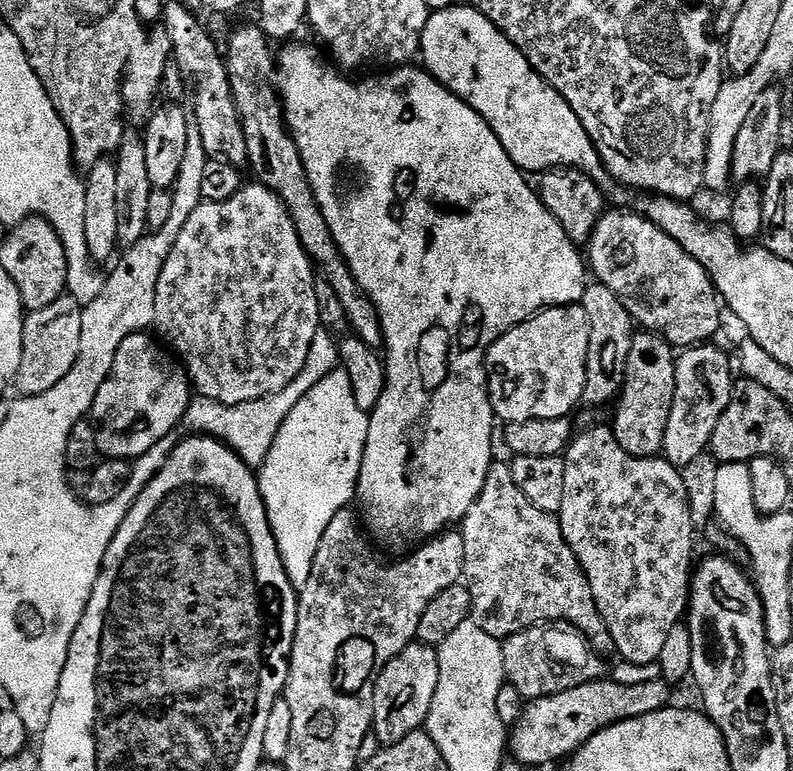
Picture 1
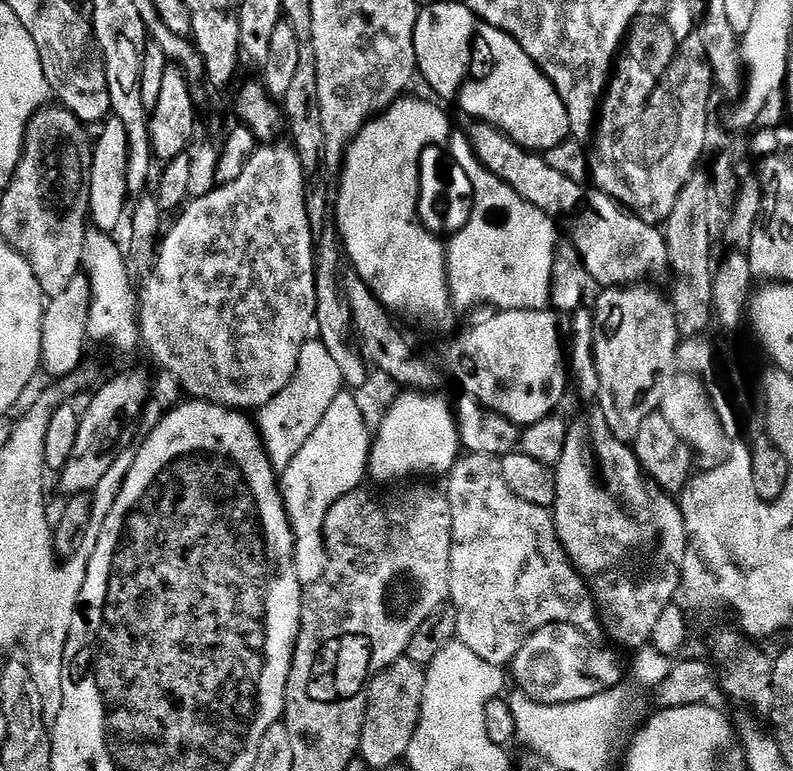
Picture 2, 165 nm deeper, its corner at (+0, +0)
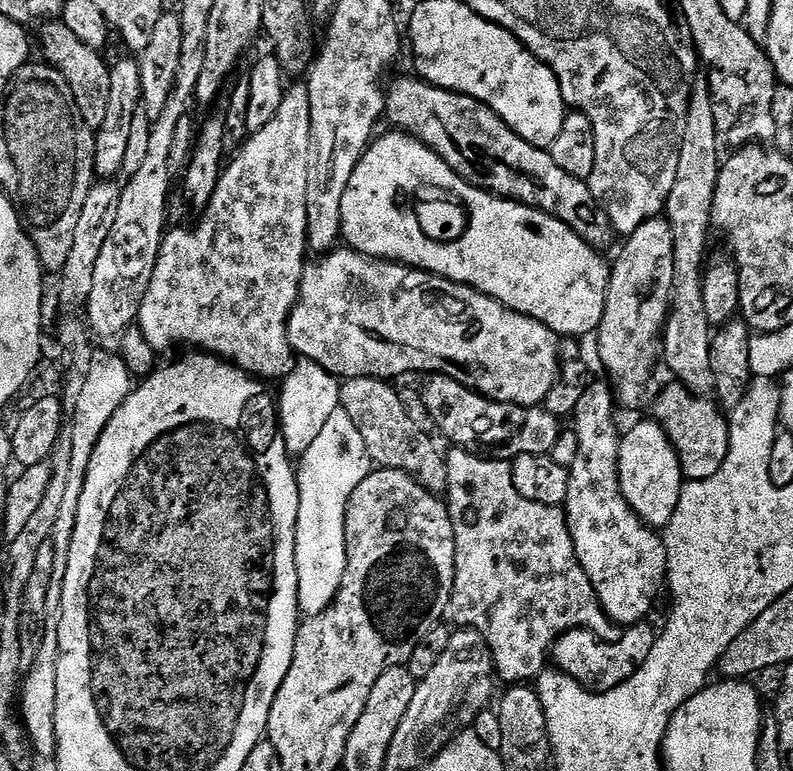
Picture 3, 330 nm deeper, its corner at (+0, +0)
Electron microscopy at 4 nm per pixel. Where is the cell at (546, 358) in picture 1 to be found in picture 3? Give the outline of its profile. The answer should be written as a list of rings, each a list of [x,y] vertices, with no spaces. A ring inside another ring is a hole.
[[[347,246],[337,247],[335,250],[321,255],[316,261],[305,263],[302,286],[298,294],[298,302],[288,319],[288,337],[293,353],[297,357],[313,360],[318,366],[322,366],[332,376],[353,380],[354,378],[374,378],[375,380],[391,381],[392,376],[404,376],[407,372],[424,372],[423,374],[439,374],[454,378],[460,384],[473,389],[482,396],[489,396],[491,400],[497,400],[503,404],[517,404],[523,408],[535,408],[543,405],[544,399],[550,394],[550,390],[556,385],[560,375],[561,341],[556,333],[551,332],[542,322],[538,322],[529,316],[523,316],[509,308],[499,304],[491,296],[485,296],[468,284],[455,284],[453,280],[447,280],[445,276],[436,276],[432,272],[423,272],[420,268],[409,268],[407,264],[397,264],[394,260],[377,260],[375,256],[367,256],[361,252],[354,252]],[[520,332],[540,332],[537,336],[519,336]]]

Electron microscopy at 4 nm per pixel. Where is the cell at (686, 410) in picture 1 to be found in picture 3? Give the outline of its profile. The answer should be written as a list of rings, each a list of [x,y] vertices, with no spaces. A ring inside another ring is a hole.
[[[647,418],[636,424],[620,441],[618,474],[620,475],[620,493],[626,502],[650,528],[663,530],[668,527],[674,510],[678,510],[680,491],[686,483],[684,471],[680,468],[680,459],[664,433],[662,425],[655,419]]]

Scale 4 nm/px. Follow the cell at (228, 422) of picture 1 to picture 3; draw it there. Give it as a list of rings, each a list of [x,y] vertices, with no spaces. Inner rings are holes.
[[[301,357],[289,369],[281,387],[283,387],[282,394],[280,393],[281,432],[289,455],[299,458],[322,434],[322,429],[326,426],[330,415],[341,407],[342,384],[339,377],[332,376],[324,367],[318,366],[313,360]]]

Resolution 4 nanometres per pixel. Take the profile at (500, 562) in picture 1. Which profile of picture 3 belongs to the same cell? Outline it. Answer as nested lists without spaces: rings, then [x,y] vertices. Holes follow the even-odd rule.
[[[453,447],[451,451],[446,456],[446,503],[456,539],[456,577],[450,612],[453,617],[456,615],[460,623],[457,625],[475,628],[484,635],[484,641],[492,651],[492,661],[496,663],[496,676],[504,679],[508,686],[527,685],[545,671],[544,663],[549,663],[552,645],[562,634],[575,628],[618,632],[617,625],[606,623],[598,594],[578,562],[563,507],[542,506],[542,502],[522,498],[514,486],[509,461],[485,458],[467,448]]]

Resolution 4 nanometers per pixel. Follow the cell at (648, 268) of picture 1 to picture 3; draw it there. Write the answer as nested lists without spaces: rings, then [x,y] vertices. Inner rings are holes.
[[[415,79],[400,80],[393,88],[387,89],[386,120],[392,123],[389,125],[393,129],[407,132],[409,136],[421,140],[427,148],[433,148],[460,177],[474,187],[483,188],[485,192],[491,192],[493,196],[502,196],[506,200],[517,200],[519,204],[525,204],[558,218],[566,226],[570,226],[570,230],[574,230],[574,234],[578,234],[578,238],[585,240],[591,248],[604,250],[611,242],[614,238],[612,223],[602,210],[600,201],[594,198],[585,181],[566,174],[566,170],[562,170],[562,166],[554,162],[551,151],[523,140],[493,108],[487,108],[481,100],[445,88],[435,88],[423,79]]]

